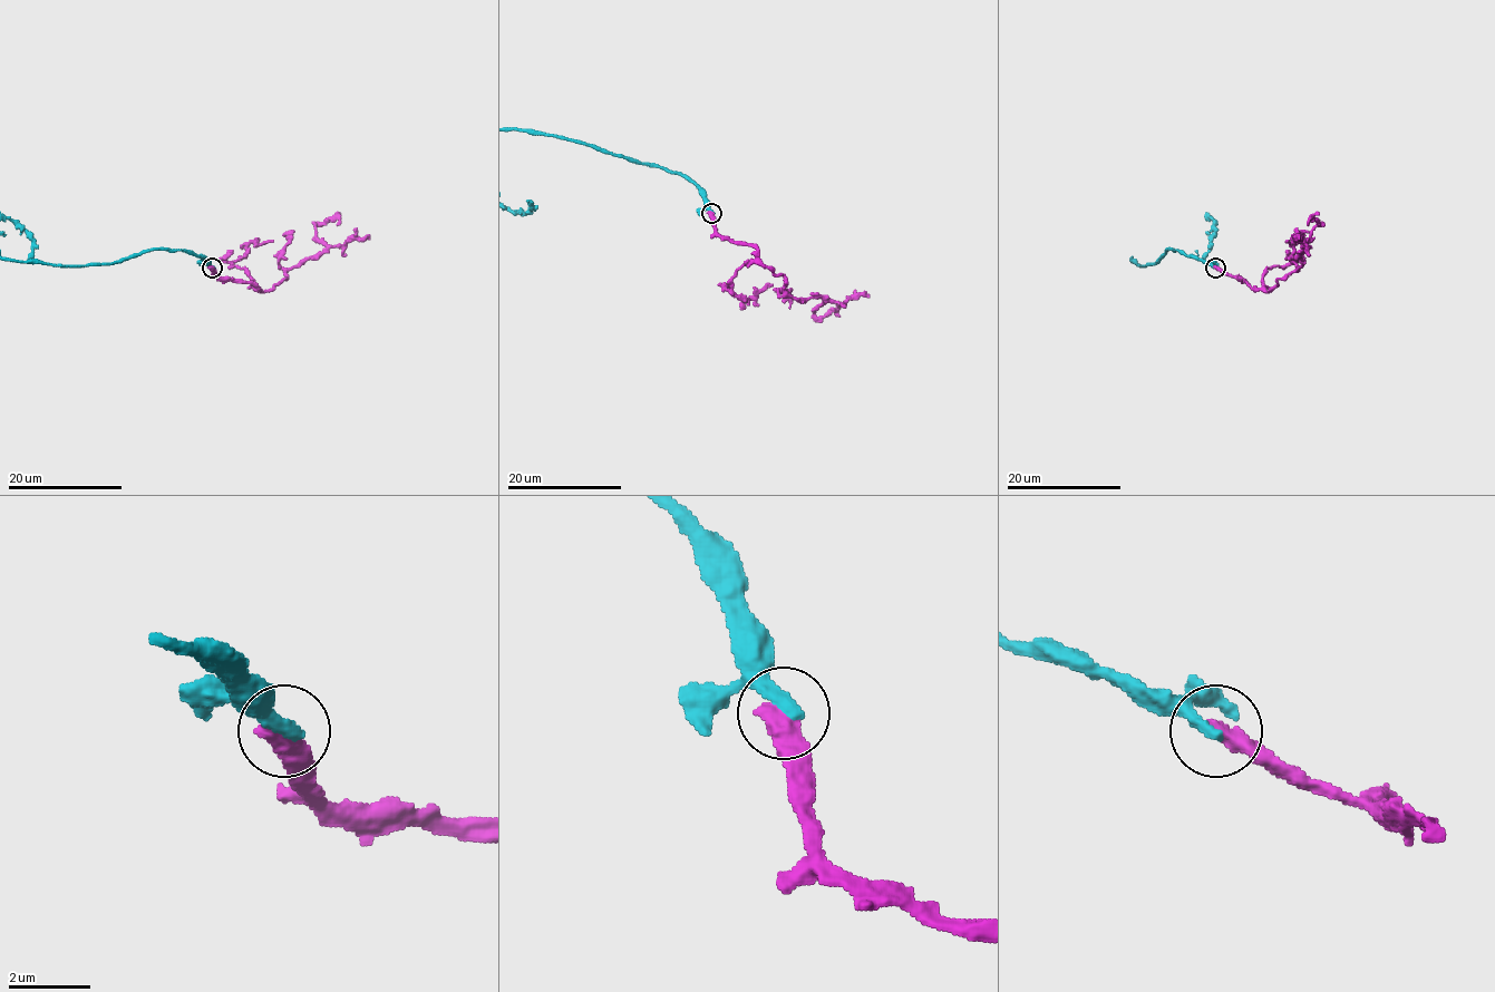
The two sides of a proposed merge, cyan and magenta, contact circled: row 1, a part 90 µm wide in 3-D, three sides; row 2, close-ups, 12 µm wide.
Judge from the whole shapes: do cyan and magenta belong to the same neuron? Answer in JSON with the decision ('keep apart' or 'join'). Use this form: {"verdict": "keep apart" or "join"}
{"verdict": "keep apart"}

